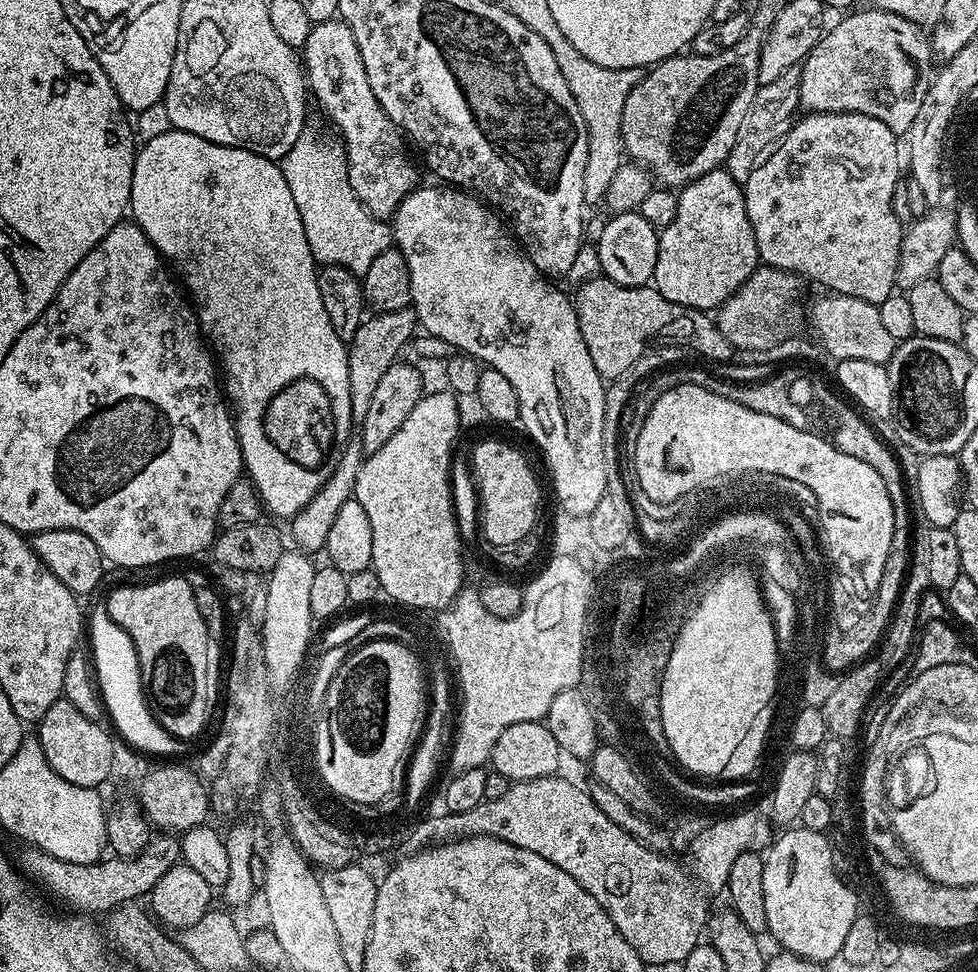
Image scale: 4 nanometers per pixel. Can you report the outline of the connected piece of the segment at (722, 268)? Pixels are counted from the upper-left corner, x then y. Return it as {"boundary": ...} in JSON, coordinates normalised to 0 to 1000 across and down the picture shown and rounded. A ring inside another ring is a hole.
{"boundary":[[[739,172],[726,175],[726,179],[718,179],[718,183],[714,183],[710,187],[706,187],[701,190],[700,193],[694,194],[693,216],[689,220],[689,228],[685,228],[685,233],[674,236],[674,241],[673,270],[669,274],[669,282],[667,283],[669,295],[671,299],[677,302],[677,307],[681,307],[690,313],[695,313],[698,317],[714,317],[717,319],[731,319],[735,317],[736,314],[742,312],[742,310],[764,290],[767,286],[767,282],[772,280],[778,271],[775,253],[771,245],[771,237],[767,233],[767,224],[763,220],[763,208],[761,207],[761,195],[758,186],[752,185]]]}

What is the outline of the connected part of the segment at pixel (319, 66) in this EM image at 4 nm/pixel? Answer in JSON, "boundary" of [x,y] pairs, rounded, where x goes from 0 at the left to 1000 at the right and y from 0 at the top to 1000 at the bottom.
{"boundary":[[[340,19],[320,26],[309,50],[309,69],[318,98],[319,95],[323,98],[328,113],[348,135],[362,200],[380,222],[404,222],[405,213],[426,192],[425,173],[413,153],[414,141],[395,113],[391,113],[387,101],[382,101],[382,93],[378,93],[378,80],[374,80],[370,56],[366,56],[366,43],[351,21]]]}

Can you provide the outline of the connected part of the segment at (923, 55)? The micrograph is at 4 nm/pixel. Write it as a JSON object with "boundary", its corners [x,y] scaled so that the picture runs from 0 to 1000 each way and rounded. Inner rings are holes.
{"boundary":[[[889,6],[884,12],[871,10],[864,21],[848,28],[818,70],[818,111],[823,116],[876,115],[898,121],[917,138],[926,138],[943,113],[943,101],[951,85],[954,73],[953,48],[946,30],[913,12]]]}

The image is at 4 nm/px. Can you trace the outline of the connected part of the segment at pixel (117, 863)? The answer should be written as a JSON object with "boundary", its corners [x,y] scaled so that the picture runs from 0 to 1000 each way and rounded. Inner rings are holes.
{"boundary":[[[176,858],[156,859],[147,877],[132,885],[106,883],[96,889],[69,889],[32,870],[24,874],[26,877],[18,884],[24,900],[34,910],[42,909],[59,929],[66,930],[70,933],[66,935],[78,940],[109,940],[124,930],[142,927],[142,922],[150,923],[162,903],[185,884],[185,865]]]}

